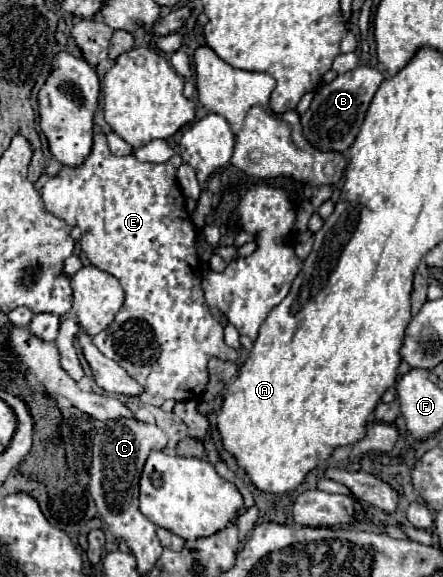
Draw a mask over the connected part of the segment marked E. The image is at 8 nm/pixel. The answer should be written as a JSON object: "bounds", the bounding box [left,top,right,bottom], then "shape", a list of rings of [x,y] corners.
{"bounds":[41,134,237,406],"shape":[[[95,134],[93,138],[93,148],[91,148],[91,154],[89,158],[77,166],[77,168],[67,168],[63,166],[59,170],[59,174],[55,178],[51,178],[43,188],[41,188],[41,198],[43,198],[43,204],[45,208],[65,220],[65,224],[69,228],[79,228],[83,232],[81,236],[81,250],[87,254],[87,258],[91,260],[91,264],[111,276],[115,276],[123,290],[125,290],[125,304],[123,308],[117,312],[115,320],[103,330],[99,332],[95,338],[93,338],[93,344],[101,350],[101,354],[105,354],[107,358],[115,360],[121,368],[127,370],[127,374],[137,380],[141,386],[143,386],[143,392],[137,396],[137,400],[145,402],[145,404],[151,404],[151,406],[161,406],[165,400],[191,400],[191,398],[199,398],[207,386],[207,380],[209,380],[209,374],[207,374],[207,362],[209,358],[221,358],[221,360],[229,360],[229,362],[235,362],[237,360],[237,352],[233,348],[229,348],[225,342],[223,342],[223,326],[211,316],[209,312],[209,306],[205,304],[205,296],[203,296],[203,288],[201,288],[201,272],[199,272],[199,260],[197,260],[197,250],[195,250],[195,226],[193,226],[193,220],[189,216],[189,212],[185,210],[185,196],[181,192],[181,186],[177,184],[177,178],[175,178],[175,170],[177,166],[183,164],[181,156],[179,154],[173,154],[167,162],[163,164],[153,164],[153,162],[139,162],[135,156],[113,156],[107,148],[107,138],[105,134]]]}

